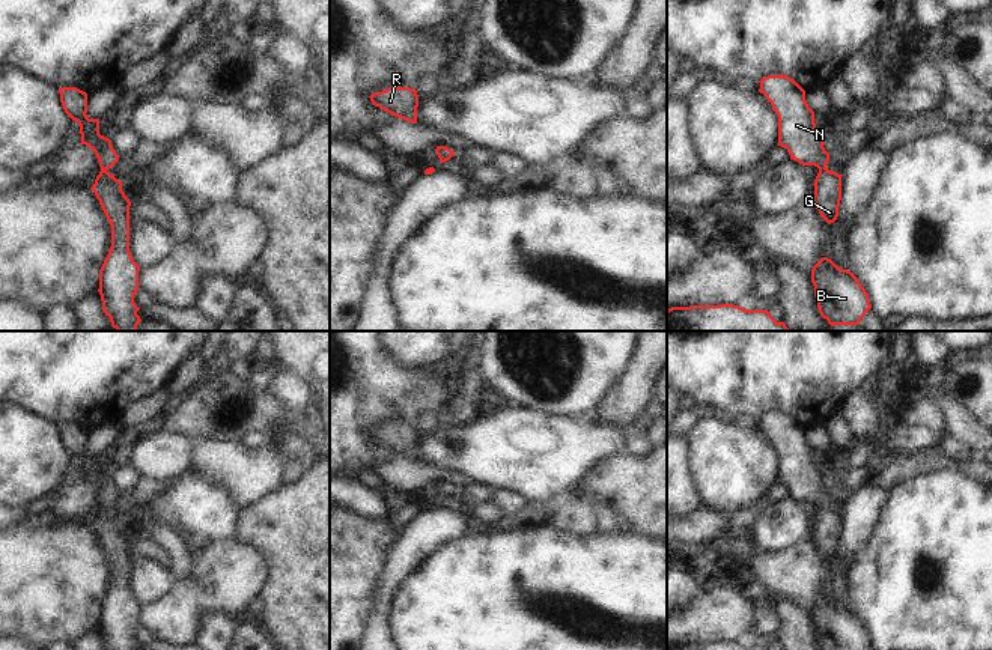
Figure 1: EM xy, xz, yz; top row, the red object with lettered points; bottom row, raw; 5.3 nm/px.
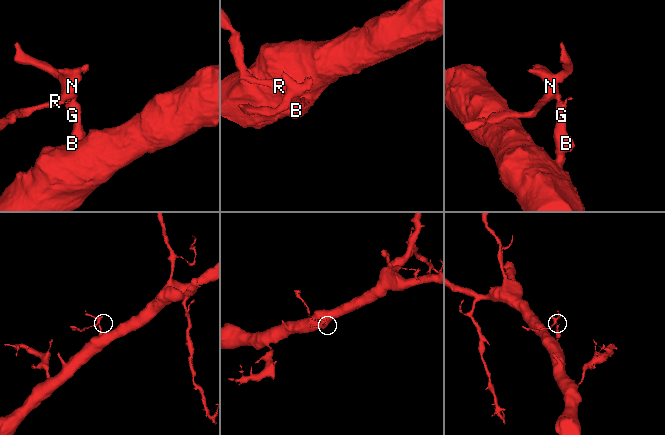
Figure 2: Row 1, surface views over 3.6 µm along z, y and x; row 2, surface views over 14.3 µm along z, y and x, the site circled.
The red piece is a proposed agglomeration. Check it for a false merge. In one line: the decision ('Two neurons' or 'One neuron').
One neuron

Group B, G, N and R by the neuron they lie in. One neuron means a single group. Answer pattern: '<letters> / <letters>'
B G N R

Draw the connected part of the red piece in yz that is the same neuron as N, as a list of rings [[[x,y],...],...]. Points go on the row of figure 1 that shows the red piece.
[[[783,74],[768,75],[759,83],[759,92],[778,116],[778,146],[787,149],[790,159],[819,169],[811,202],[828,224],[834,223],[838,217],[843,175],[826,169],[829,153],[823,147],[823,138],[816,134],[814,111],[805,101],[805,90]]]

